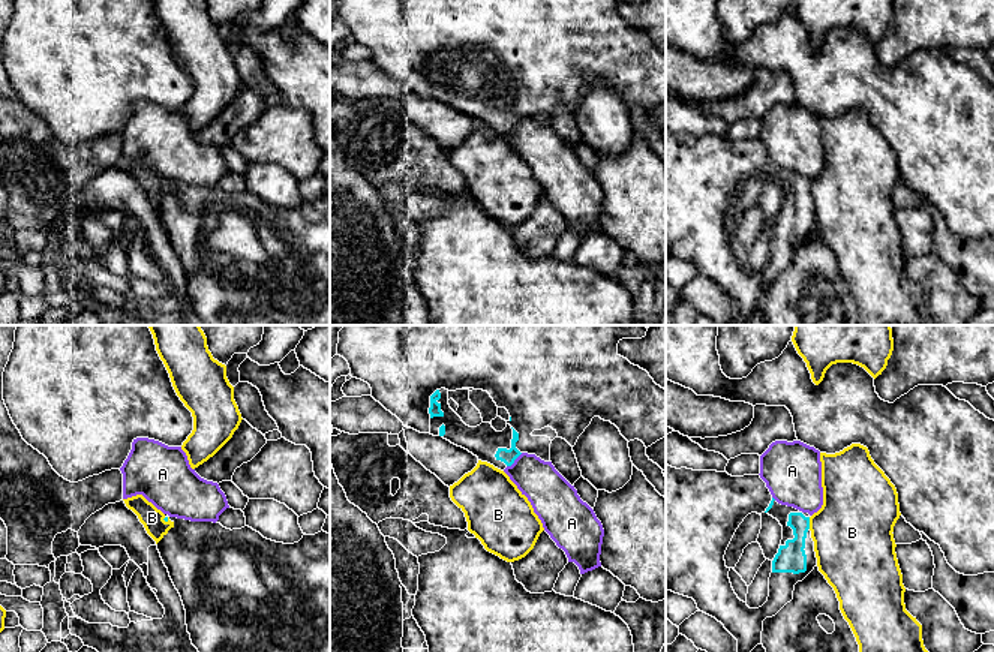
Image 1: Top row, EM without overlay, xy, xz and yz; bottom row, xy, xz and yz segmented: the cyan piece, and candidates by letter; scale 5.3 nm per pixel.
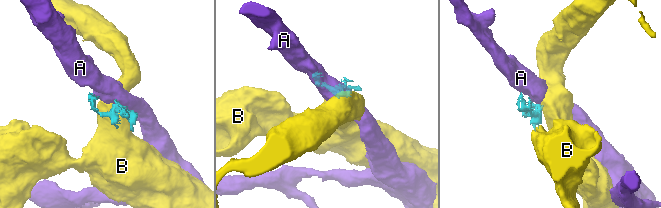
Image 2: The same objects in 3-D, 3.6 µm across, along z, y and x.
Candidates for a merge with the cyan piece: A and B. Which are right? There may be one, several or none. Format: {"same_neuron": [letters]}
{"same_neuron": []}

